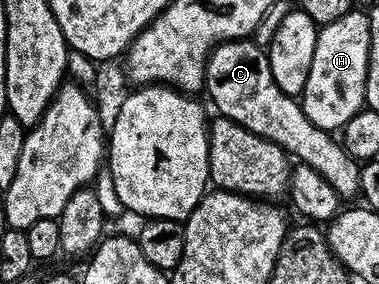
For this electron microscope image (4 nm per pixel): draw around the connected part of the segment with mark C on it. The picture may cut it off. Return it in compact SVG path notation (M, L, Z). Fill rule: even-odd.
M252 38L232 39L229 43L219 43L213 48L208 61L205 62L205 86L204 94L209 94L211 102L217 106L216 114L222 119L230 119L243 129L279 145L290 156L296 157L300 162L311 165L315 173L319 173L335 189L335 193L342 197L348 195L356 196L361 189L361 168L362 164L358 160L351 158L340 142L333 140L334 136L330 132L319 129L305 115L300 102L294 96L288 95L272 77L271 65L266 48Z

